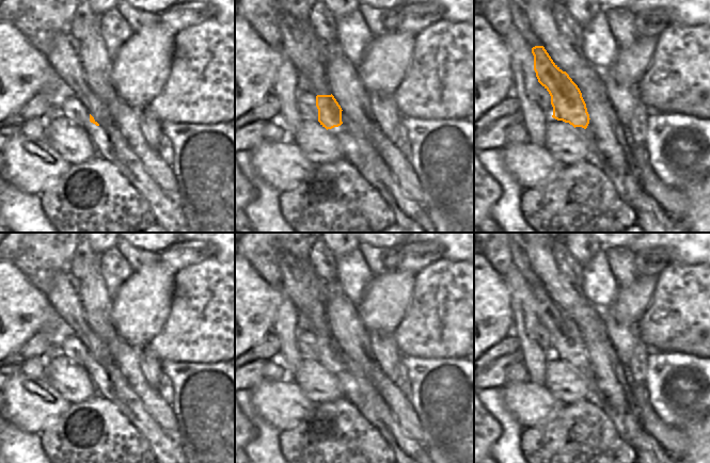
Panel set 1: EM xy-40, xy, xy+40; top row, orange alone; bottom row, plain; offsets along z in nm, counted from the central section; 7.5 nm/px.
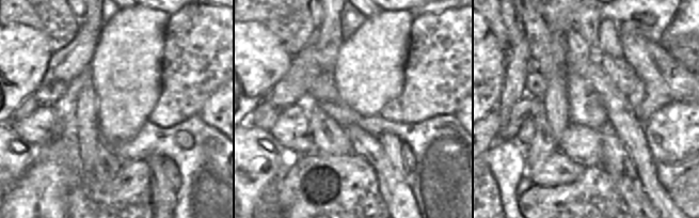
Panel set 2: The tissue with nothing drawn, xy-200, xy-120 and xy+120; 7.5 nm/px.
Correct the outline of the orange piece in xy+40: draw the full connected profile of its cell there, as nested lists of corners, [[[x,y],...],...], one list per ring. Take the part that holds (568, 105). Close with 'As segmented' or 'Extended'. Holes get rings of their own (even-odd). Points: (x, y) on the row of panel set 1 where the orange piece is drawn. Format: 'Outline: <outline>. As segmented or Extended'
Outline: [[[543,46],[533,47],[532,53],[538,82],[551,96],[552,117],[569,123],[583,133],[589,147],[587,161],[601,170],[612,180],[609,166],[598,149],[598,143],[594,141],[594,124],[589,118],[580,89],[569,75],[553,62]]]. Extended

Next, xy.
Outline: [[[317,95],[316,107],[320,125],[337,139],[344,151],[344,159],[347,159],[384,198],[395,215],[395,223],[400,227],[407,224],[411,227],[422,227],[425,233],[436,233],[425,208],[407,197],[396,180],[383,182],[382,176],[373,175],[376,166],[361,154],[359,143],[354,141],[358,125],[342,110],[334,96]]]. Extended

